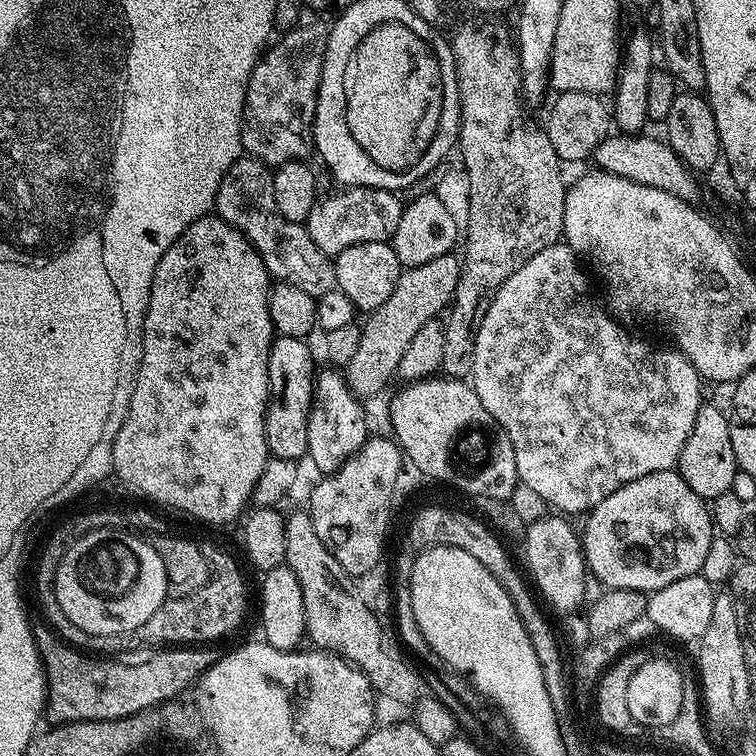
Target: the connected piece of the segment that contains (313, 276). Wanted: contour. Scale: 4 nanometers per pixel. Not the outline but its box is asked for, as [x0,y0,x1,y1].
[215,155,336,298]

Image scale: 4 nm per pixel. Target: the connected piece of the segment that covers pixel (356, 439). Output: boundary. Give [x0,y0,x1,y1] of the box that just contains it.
[306,366,370,474]

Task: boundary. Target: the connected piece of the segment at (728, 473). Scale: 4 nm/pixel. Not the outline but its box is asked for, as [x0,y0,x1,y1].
[678,403,738,501]

